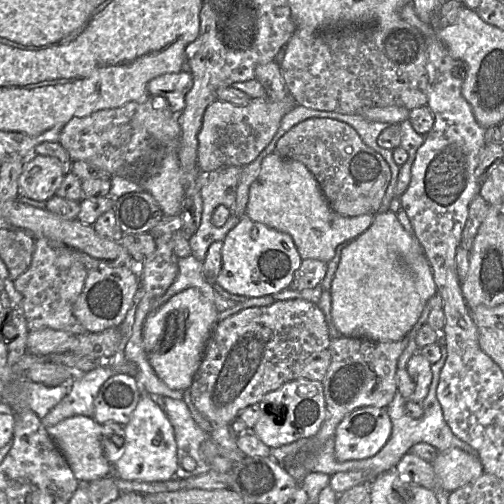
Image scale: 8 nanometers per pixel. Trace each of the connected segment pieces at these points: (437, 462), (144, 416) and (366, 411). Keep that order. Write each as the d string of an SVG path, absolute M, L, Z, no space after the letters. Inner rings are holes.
M458 448L438 452L431 463L437 487L452 492L481 476L483 466L478 456L473 456Z
M147 391L140 394L140 400L131 414L130 421L123 426L125 433L125 448L121 457L113 463L114 471L118 477L124 480L143 482L163 482L175 477L177 470L177 444L174 429L167 415L151 399Z
M366 406L346 415L334 434L334 452L338 461L373 457L386 444L392 423L386 408Z

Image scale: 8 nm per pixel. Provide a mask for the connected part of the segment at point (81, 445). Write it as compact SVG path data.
M75 415L46 429L68 462L77 481L90 482L111 476L112 464L107 460L101 444L102 426L92 417Z

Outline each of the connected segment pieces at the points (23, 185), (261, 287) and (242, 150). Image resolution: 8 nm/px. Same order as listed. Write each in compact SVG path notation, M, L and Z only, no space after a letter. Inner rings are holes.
M31 155L24 163L18 179L19 194L32 200L47 202L55 196L65 177L55 159L44 155Z
M245 214L223 240L222 267L216 284L246 298L272 295L289 287L301 261L289 234L253 221Z
M287 94L281 101L266 98L252 99L244 106L216 99L205 110L198 133L197 162L200 171L209 173L220 167L243 167L251 163L271 142L281 119L295 106L294 98Z

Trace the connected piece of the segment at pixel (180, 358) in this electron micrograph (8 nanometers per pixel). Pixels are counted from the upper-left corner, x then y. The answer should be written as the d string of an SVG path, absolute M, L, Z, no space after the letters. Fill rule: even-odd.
M188 288L172 296L146 318L143 341L149 363L170 389L190 389L206 344L218 323L218 314L215 305L197 288Z

